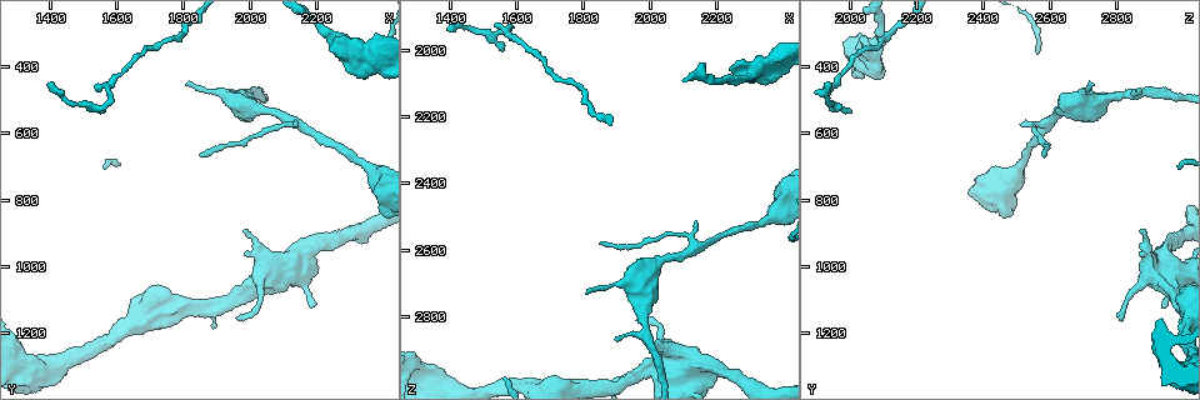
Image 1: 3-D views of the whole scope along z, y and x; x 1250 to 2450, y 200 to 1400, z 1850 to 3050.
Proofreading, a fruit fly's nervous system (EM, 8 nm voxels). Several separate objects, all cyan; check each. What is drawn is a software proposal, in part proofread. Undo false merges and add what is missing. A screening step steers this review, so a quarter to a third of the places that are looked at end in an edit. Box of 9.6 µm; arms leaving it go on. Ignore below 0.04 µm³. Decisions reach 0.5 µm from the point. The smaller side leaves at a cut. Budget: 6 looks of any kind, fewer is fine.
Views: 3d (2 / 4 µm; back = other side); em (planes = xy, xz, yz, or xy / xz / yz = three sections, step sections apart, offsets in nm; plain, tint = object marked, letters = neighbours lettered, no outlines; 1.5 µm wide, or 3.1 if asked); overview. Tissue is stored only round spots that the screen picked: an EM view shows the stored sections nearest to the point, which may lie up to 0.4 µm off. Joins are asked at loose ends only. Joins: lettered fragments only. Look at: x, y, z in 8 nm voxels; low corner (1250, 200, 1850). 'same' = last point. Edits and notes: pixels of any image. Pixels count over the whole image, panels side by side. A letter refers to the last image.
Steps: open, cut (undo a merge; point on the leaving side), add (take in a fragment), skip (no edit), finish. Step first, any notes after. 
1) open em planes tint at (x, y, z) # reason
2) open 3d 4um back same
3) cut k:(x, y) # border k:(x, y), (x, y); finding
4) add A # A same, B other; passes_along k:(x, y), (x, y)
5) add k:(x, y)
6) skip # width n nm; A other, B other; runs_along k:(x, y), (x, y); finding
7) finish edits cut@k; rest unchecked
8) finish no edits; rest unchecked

open 3d 2um at (2350, 410, 2110) # an open end

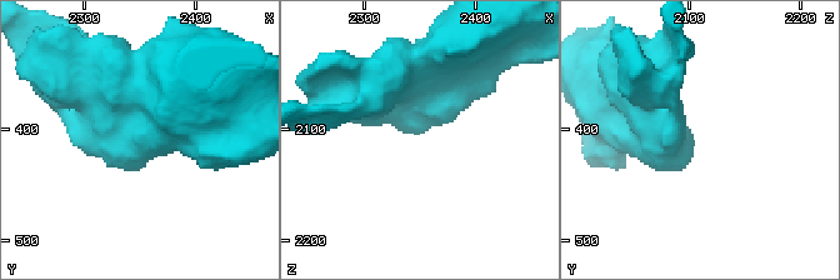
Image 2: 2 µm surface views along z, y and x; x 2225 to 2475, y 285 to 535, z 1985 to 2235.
open em planes letters at (2346, 420, 2106) # need the tissue

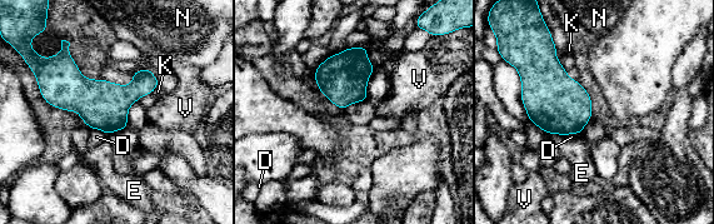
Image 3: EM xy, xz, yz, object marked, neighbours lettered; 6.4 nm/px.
skip # D other, E other, K other, N other, V other; border 3:(91, 128), (100, 129), (108, 134); no lettered fragment goes on from it

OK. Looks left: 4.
open em xz step 8 letters at (1960, 1160, 2810) # thin end

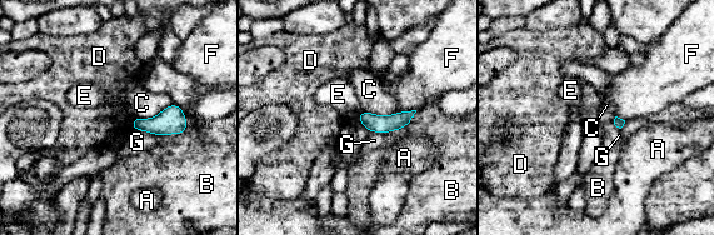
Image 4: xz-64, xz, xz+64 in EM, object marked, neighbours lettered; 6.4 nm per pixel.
open em xy step 4 letters same

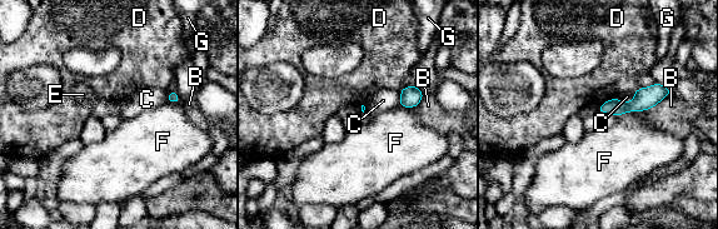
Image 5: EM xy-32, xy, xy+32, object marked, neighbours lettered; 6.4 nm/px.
skip # B other, C other, D other, E other, F other, G other; border 5:(598, 111), (612, 114), (616, 118); no lettered fragment goes on from it

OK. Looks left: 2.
open 3d 2um at (1990, 900, 2870) # free end

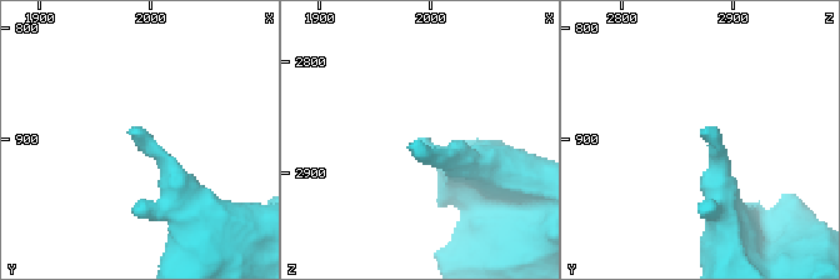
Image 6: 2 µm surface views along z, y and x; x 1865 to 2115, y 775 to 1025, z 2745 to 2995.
open em planes letters at (1986, 892, 2874)

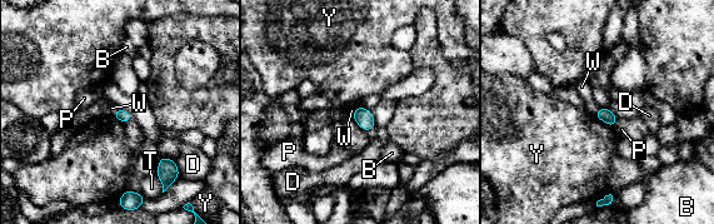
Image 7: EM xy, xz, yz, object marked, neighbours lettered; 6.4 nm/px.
add 7:(582, 86) # B other, D other, P other, T other, W same, Y other; passes_along 7:(607, 115), (597, 110), (582, 86); it goes on there

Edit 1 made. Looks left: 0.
finish edits add@7; rest unchecked

